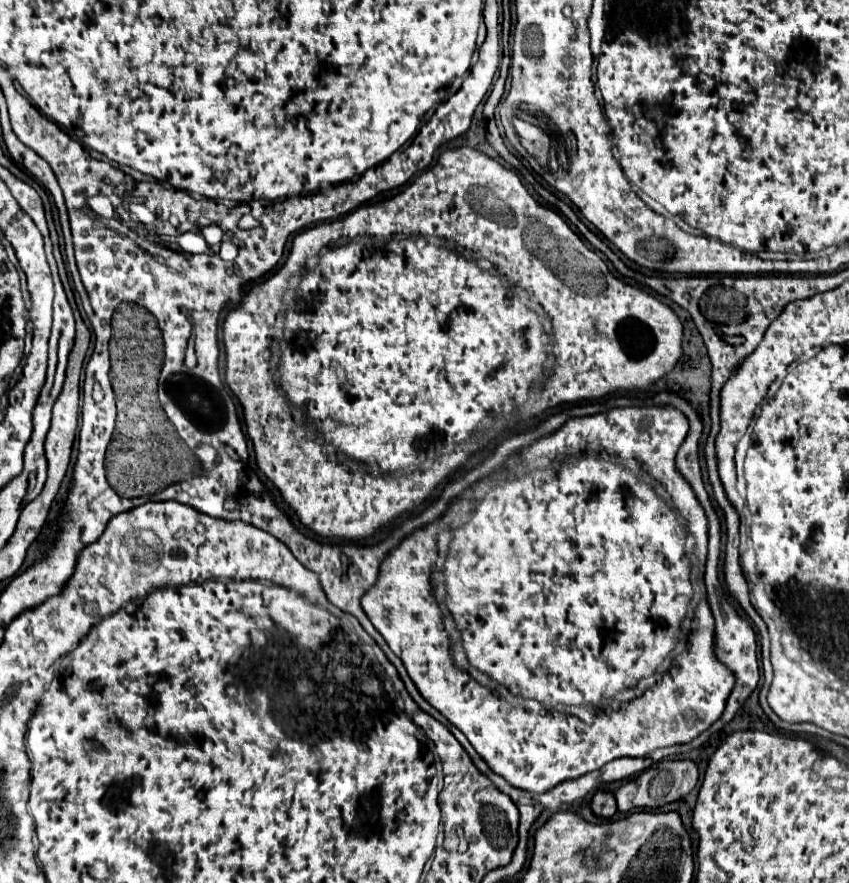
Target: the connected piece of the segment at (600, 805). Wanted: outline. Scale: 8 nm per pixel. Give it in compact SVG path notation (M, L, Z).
M599 791L599 793L593 797L591 809L593 809L593 815L603 817L603 819L611 819L611 817L615 815L615 811L617 811L617 805L615 805L615 797L613 797L613 793Z

